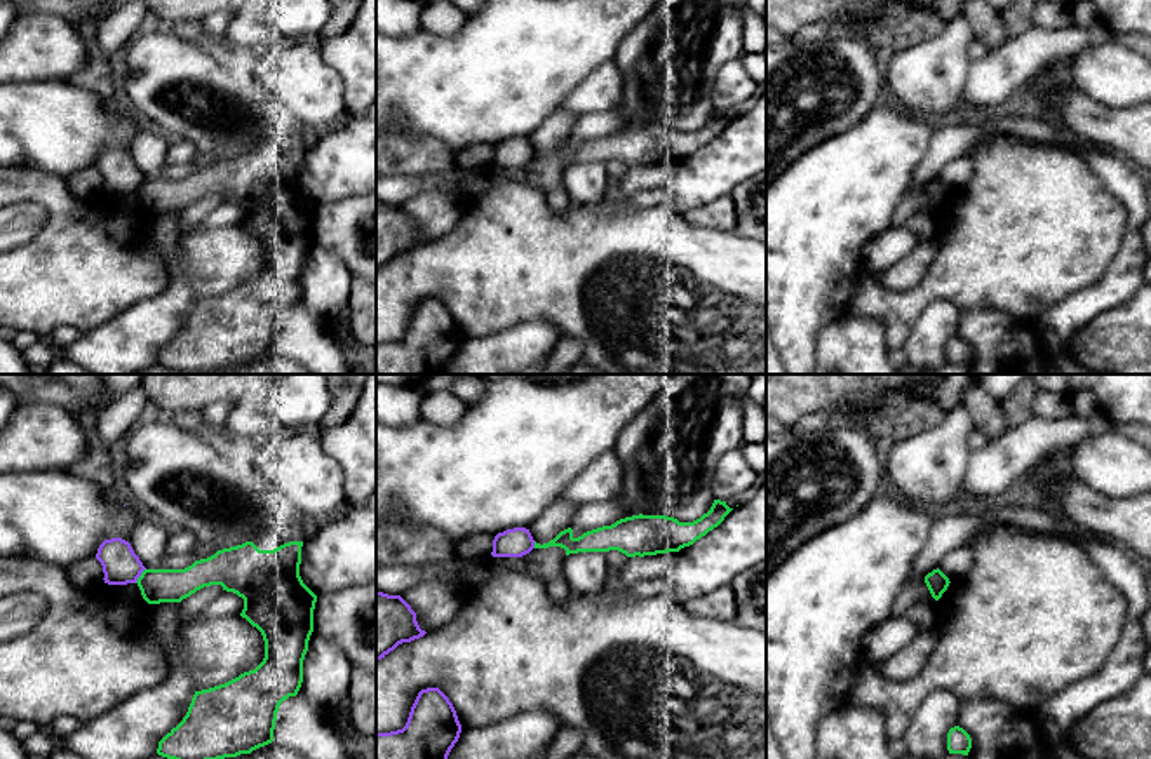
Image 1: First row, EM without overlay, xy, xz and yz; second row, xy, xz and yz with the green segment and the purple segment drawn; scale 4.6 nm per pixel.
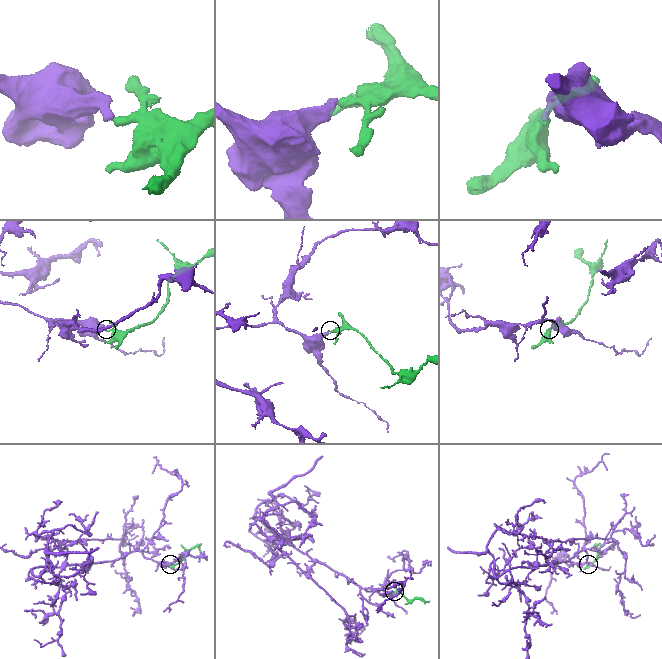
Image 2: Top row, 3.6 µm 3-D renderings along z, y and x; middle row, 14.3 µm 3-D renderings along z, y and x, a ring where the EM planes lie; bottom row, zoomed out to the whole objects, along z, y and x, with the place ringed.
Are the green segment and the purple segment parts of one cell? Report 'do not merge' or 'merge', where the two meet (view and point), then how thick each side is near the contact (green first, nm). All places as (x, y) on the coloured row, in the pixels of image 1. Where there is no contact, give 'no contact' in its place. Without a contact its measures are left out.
do not merge; contact xy (141, 575); calibres 160 and 170 nm

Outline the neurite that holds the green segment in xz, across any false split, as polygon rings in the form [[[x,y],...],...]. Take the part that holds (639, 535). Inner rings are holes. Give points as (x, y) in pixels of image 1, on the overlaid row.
[[[714,500],[710,510],[693,522],[639,514],[620,519],[611,526],[587,531],[578,538],[568,527],[549,543],[540,545],[535,541],[535,548],[561,547],[566,555],[618,550],[627,557],[679,552],[717,527],[731,510],[726,501]]]

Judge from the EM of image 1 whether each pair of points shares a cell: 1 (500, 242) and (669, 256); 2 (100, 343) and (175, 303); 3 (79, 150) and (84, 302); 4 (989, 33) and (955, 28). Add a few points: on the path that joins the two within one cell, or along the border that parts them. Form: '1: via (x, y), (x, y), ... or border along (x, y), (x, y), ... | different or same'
1: via (542, 253), (627, 253) | same
2: via (119, 343), (129, 343), (155, 321) | same
3: border along (25, 167), (47, 171), (65, 180) | different
4: border along (965, 18), (974, 37) | different

